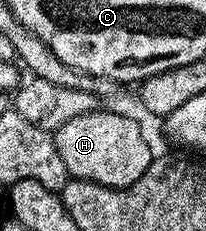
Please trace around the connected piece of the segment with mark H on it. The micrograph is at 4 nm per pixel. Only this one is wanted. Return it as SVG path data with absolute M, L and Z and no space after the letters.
M99 108L84 116L76 116L76 120L68 120L68 124L53 131L53 136L67 175L101 186L121 188L136 184L152 161L150 146L141 128L128 115L117 114L114 110Z

